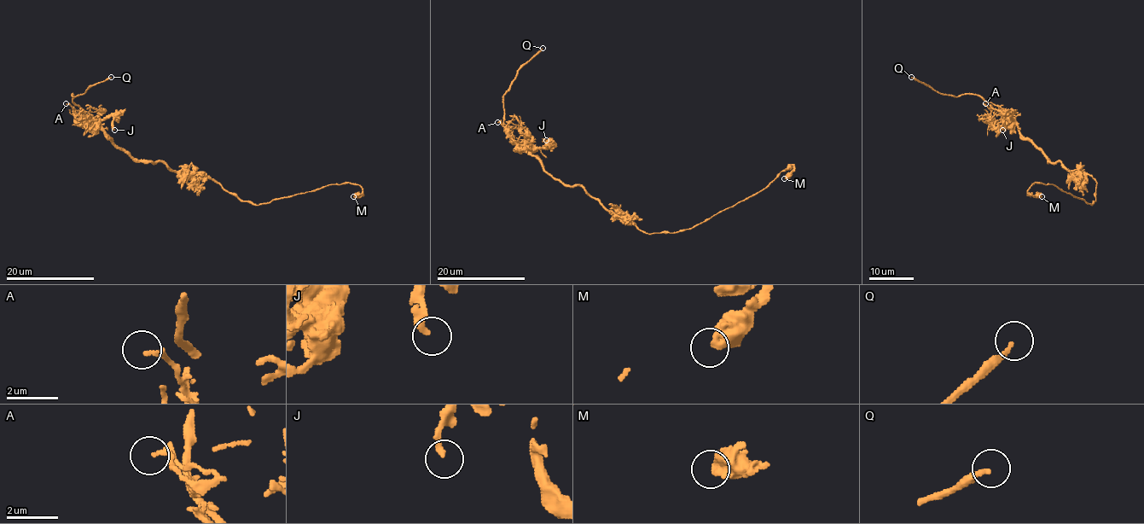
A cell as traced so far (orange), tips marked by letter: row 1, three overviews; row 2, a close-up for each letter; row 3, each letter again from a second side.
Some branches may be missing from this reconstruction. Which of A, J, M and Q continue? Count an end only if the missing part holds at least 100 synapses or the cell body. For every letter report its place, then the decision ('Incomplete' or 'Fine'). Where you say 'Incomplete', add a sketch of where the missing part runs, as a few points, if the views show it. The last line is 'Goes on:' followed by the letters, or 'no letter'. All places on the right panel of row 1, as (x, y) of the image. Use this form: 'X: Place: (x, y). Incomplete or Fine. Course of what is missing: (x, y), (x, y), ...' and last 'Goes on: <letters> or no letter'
A: Place: (985, 103). Fine
J: Place: (1002, 130). Fine
M: Place: (1042, 196). Fine
Q: Place: (911, 77). Incomplete. Course of what is missing: (911, 77), (904, 72), (899, 58), (907, 51), (918, 49), (923, 55), (940, 55)
Goes on: Q

